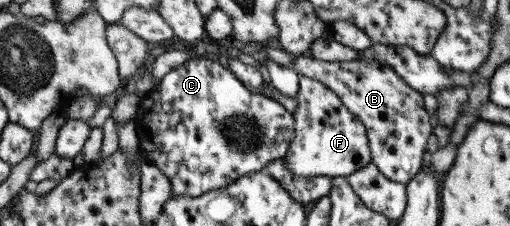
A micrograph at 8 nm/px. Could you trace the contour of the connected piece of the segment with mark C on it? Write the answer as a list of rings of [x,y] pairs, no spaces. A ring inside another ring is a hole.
[[[189,58],[174,67],[159,84],[140,100],[133,116],[140,160],[155,164],[171,184],[168,198],[198,198],[211,190],[228,186],[240,176],[264,170],[267,162],[282,159],[294,135],[294,118],[278,102],[253,93],[245,87],[226,65],[206,58]]]

